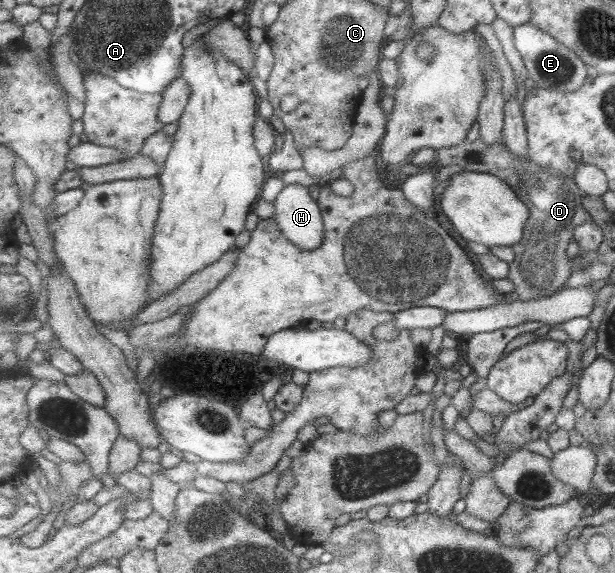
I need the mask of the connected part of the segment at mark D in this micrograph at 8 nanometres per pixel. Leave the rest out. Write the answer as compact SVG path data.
M482 136L476 141L468 139L462 144L440 149L437 162L442 166L457 165L464 171L492 173L508 181L512 188L521 195L535 211L528 223L529 237L524 237L519 244L513 245L518 257L512 263L509 279L516 283L516 299L536 300L551 296L572 275L572 260L567 257L566 248L573 241L573 233L578 225L591 219L591 214L583 207L584 194L572 178L566 177L559 170L544 168L531 159L516 157L505 139L498 144L488 145Z

